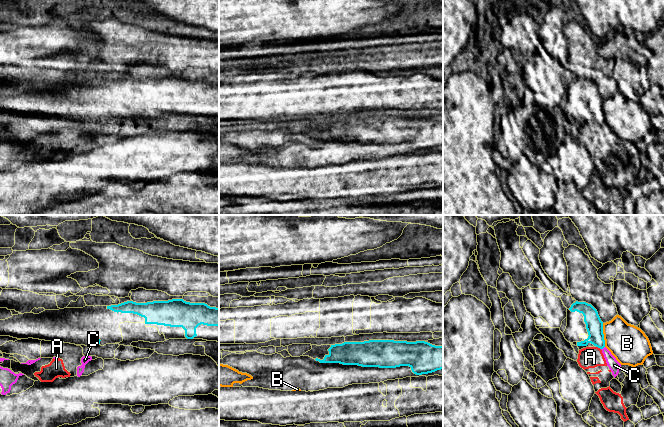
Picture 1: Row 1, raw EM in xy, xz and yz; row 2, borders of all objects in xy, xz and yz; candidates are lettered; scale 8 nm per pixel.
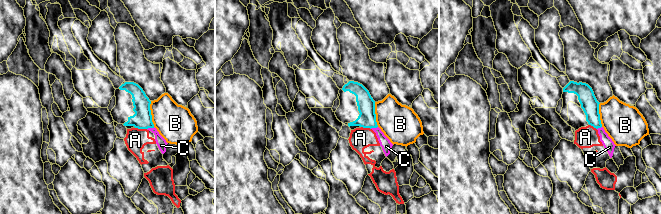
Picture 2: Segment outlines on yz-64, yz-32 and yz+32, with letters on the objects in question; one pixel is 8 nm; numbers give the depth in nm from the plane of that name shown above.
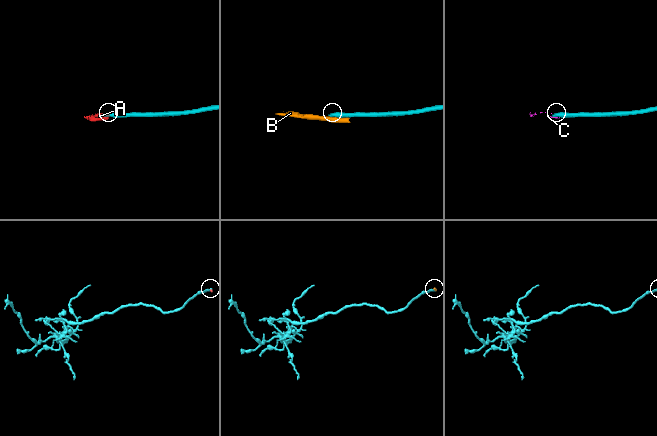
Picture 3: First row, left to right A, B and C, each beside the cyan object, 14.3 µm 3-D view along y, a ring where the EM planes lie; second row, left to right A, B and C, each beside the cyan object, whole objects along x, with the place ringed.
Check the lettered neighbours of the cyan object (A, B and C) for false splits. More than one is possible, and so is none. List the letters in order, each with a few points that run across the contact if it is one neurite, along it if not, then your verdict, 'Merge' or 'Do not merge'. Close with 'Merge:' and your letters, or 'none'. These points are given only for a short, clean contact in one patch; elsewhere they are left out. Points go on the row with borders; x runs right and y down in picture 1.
A: Line: yz (596, 346), (600, 349). Do not merge
B: Do not merge
C: Line: yz (604, 346), (601, 349). Do not merge
Merge: none

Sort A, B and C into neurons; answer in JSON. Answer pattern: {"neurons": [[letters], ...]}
{"neurons": [["A", "C"], ["B"]]}

